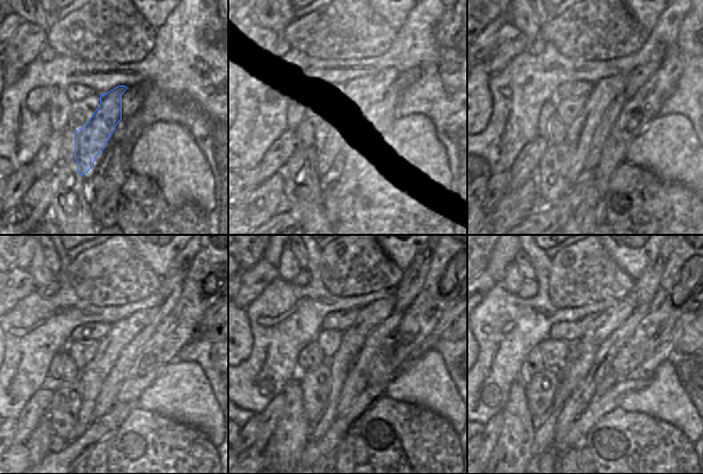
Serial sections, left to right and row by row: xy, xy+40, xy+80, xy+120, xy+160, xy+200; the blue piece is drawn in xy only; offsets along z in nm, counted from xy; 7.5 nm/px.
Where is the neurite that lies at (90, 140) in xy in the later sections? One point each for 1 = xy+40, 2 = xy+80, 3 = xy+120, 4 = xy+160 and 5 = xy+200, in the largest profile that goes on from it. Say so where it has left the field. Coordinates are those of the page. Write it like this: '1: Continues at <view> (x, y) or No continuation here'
1: Continues at xy+40 (329, 141)
2: Continues at xy+80 (570, 140)
3: Continues at xy+120 (92, 377)
4: Continues at xy+160 (370, 317)
5: Continues at xy+200 (612, 316)

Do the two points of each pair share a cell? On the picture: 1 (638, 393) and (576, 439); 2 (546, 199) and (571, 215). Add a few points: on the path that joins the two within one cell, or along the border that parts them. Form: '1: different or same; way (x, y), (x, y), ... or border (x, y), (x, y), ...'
1: different; border (644, 378), (638, 381), (627, 392), (626, 396)
2: different; border (570, 186), (550, 206), (538, 211)

